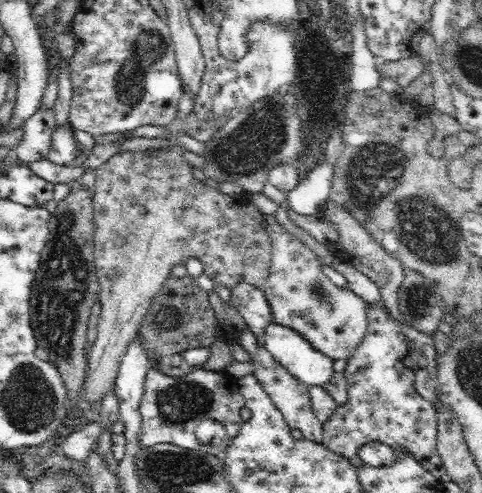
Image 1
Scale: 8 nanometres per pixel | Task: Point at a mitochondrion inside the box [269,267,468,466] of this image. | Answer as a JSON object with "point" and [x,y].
{"point":[417,298]}

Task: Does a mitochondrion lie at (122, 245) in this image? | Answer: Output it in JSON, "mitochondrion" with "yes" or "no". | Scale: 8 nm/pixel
{"mitochondrion":"yes"}

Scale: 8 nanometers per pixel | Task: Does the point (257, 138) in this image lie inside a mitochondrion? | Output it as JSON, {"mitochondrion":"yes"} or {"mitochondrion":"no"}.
{"mitochondrion":"yes"}

